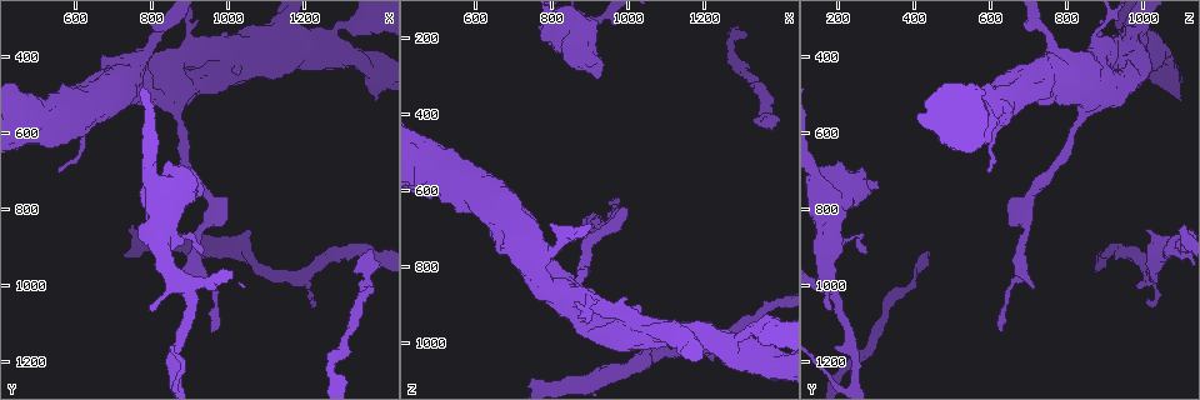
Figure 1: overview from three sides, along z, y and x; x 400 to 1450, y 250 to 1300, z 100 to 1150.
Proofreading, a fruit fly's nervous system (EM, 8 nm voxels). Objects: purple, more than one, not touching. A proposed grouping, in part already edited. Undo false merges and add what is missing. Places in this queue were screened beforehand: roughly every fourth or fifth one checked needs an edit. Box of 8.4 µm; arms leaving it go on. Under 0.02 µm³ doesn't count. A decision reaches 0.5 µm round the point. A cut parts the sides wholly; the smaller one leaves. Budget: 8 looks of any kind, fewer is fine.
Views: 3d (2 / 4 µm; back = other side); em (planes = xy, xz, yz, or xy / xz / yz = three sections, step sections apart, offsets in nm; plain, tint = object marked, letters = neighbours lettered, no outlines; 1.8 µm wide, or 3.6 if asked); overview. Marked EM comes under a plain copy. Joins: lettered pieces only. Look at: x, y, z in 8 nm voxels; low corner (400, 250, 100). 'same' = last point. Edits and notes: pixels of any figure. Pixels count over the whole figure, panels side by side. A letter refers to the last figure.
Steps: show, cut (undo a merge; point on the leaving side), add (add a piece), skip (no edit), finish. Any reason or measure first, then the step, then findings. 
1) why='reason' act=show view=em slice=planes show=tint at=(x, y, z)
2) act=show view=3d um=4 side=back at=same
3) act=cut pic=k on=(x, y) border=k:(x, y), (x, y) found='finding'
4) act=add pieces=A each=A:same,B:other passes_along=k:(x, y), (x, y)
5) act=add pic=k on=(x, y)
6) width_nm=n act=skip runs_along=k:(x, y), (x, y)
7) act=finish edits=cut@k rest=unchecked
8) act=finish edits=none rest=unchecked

why='branch stops here' act=show view=em um=3.6 slice=planes show=letters at=(1215, 1040, 1015)

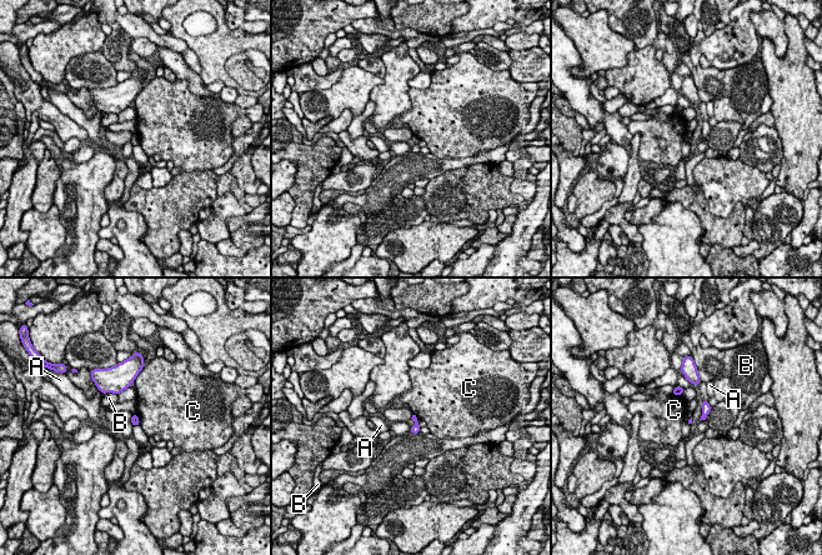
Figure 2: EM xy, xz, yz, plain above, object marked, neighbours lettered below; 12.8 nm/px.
act=skip each=A:other,B:other,C:other border=2:(135, 414), (140, 424) found='none of them fits'

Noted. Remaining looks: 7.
why='sudden change in width' act=show view=3d um=4 side=back at=(1005, 390, 945)

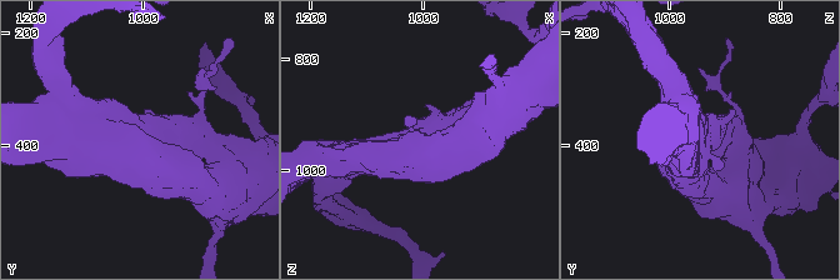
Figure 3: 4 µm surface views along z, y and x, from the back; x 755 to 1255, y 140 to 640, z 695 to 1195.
act=show view=em um=3.6 slice=planes show=tint at=(1000, 390, 945)

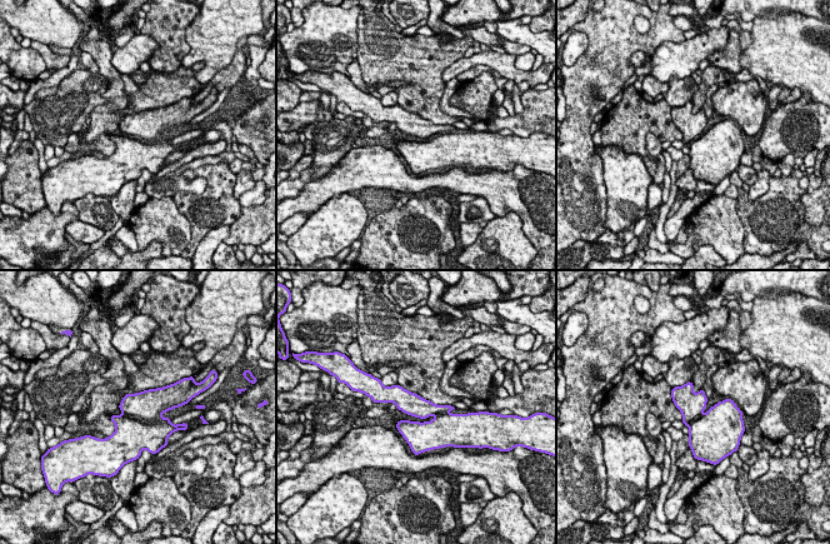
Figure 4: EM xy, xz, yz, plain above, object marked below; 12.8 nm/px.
act=show view=em um=3.6 slice=planes show=letters at=same

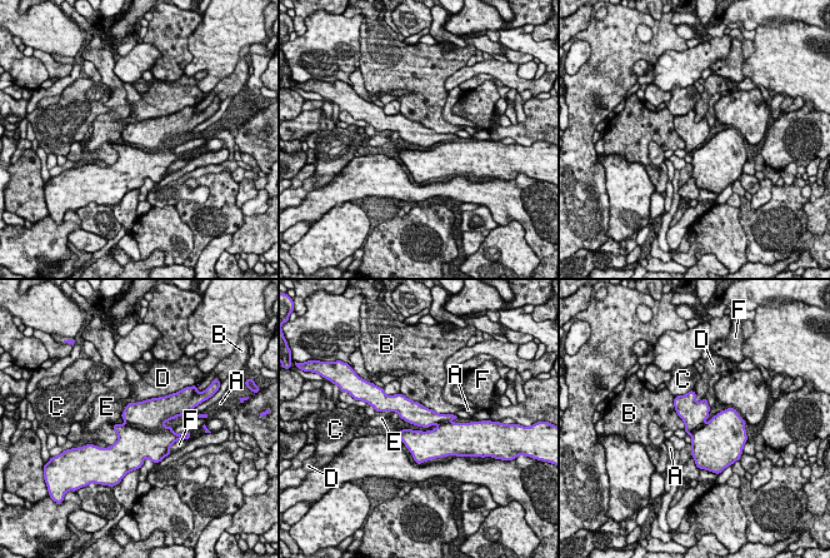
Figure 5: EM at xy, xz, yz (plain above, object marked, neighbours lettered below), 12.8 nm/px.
act=skip each=A:other,B:other,C:other,D:other,E:other,F:other found='continuous, no second neuron'

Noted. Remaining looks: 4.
why='three-way junction' act=show view=em slice=planes show=letters at=(1280, 325, 1000)

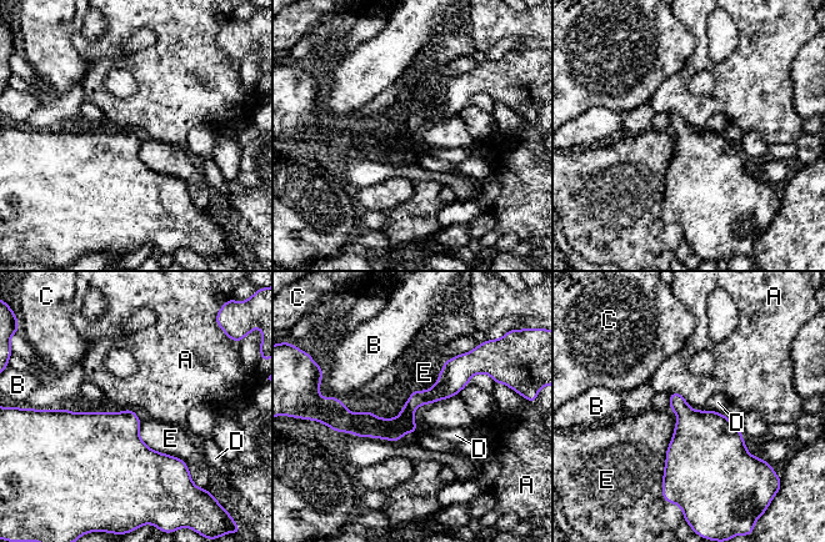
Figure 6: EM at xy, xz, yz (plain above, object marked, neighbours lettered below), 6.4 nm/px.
act=skip each=A:other,B:other,C:other,D:other,E:other border=6:(669, 392), (679, 392), (694, 410) found='all the same neuron'

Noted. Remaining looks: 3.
act=finish edits=none rest=unchecked

